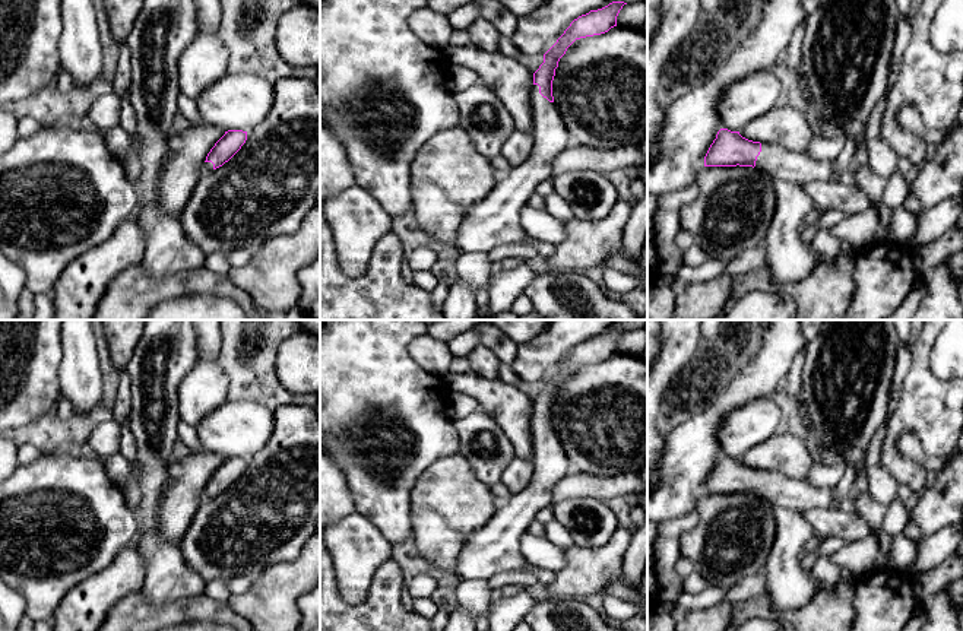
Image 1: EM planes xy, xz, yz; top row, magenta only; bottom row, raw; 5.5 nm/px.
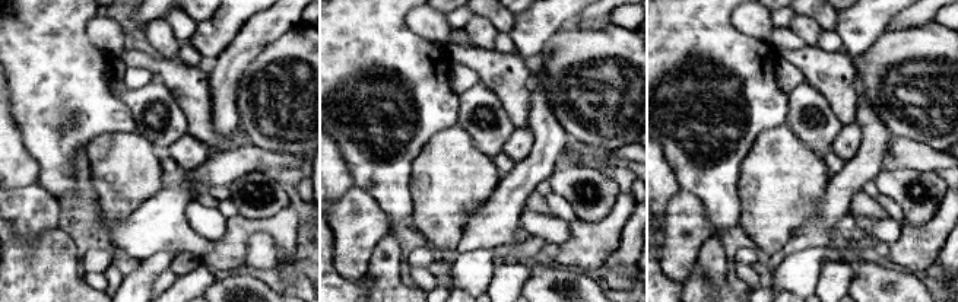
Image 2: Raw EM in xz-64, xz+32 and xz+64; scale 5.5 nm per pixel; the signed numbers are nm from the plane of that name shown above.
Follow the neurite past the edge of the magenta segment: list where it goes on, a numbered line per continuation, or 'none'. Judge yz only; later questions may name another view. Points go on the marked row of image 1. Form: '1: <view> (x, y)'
1: yz (781, 164)

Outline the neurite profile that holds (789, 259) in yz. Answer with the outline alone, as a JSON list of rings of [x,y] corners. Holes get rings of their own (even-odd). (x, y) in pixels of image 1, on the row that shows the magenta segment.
[[[776,181],[776,207],[766,237],[766,264],[777,288],[805,279],[817,266],[810,244],[802,241],[799,225],[815,209],[802,186]]]

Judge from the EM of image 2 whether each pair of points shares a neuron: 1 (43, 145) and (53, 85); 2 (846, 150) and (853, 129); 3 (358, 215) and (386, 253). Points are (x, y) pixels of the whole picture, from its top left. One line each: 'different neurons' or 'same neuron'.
1: same neuron
2: same neuron
3: different neurons

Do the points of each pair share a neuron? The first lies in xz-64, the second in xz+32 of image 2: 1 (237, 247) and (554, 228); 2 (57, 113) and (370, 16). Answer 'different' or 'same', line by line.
1: different
2: same

